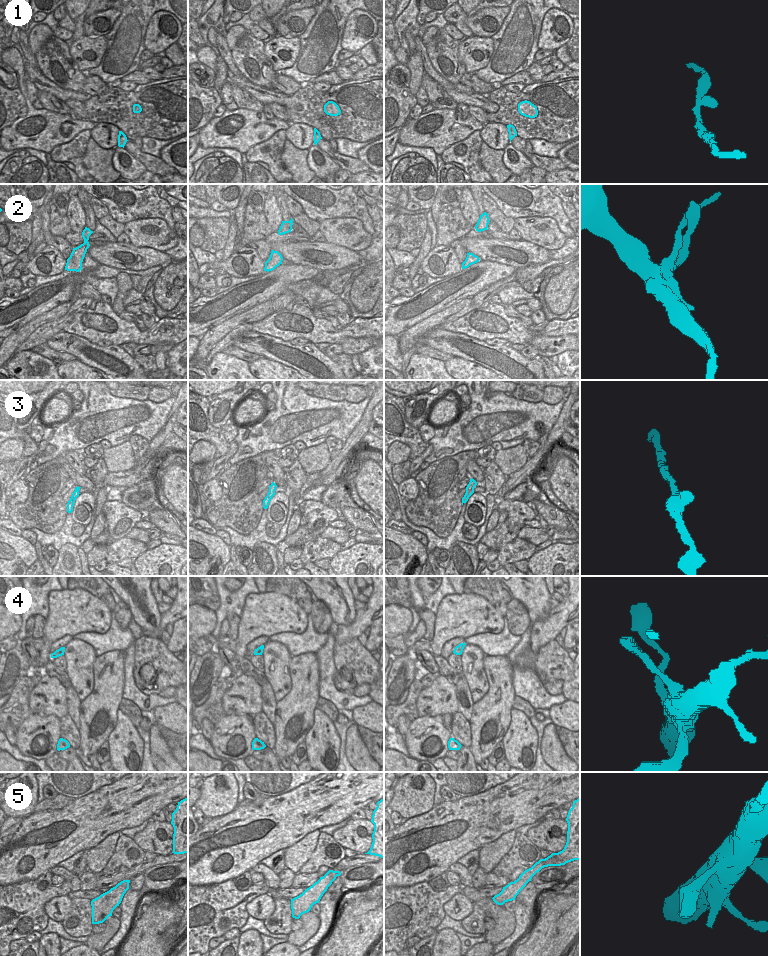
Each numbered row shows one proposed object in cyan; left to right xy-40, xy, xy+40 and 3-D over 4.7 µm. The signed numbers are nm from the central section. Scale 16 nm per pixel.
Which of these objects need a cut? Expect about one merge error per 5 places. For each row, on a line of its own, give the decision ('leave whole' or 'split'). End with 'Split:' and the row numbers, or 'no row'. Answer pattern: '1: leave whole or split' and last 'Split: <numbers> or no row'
1: leave whole
2: split
3: leave whole
4: leave whole
5: leave whole
Split: 2

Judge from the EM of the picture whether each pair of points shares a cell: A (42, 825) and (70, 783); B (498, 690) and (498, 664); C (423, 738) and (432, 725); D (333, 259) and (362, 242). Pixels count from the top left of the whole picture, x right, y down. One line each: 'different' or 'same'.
A: different
B: same
C: same
D: different

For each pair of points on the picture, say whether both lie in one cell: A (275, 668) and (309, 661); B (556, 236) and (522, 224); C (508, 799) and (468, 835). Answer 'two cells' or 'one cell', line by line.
A: two cells
B: one cell
C: one cell

